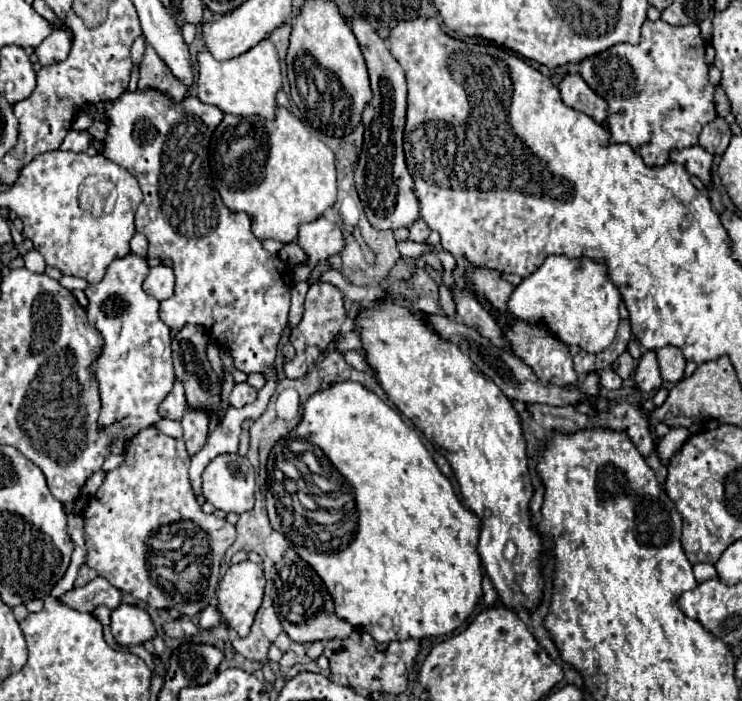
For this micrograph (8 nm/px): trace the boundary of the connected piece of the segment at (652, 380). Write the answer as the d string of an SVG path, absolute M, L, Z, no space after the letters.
M648 350L646 354L642 354L642 358L634 370L634 380L636 380L638 388L644 392L652 392L652 390L660 388L662 376L660 376L660 368L658 368L654 350Z

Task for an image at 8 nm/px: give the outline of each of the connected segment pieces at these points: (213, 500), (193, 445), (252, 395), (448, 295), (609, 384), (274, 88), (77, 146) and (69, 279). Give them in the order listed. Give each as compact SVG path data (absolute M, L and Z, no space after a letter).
M220 454L202 474L202 494L218 510L248 512L254 506L254 468L248 458L238 454Z
M194 408L186 410L186 414L182 418L182 428L184 428L182 440L184 440L190 456L194 456L204 446L204 440L208 438L208 424L210 424L208 412L194 410Z
M248 382L236 384L234 390L232 390L232 394L230 394L230 404L236 406L236 408L240 408L240 406L244 406L244 404L254 402L254 400L256 400L256 394L258 394L258 390L252 388Z
M440 284L440 304L442 304L442 310L446 316L456 316L456 306L454 306L454 300L452 300L452 292L446 284Z
M606 368L606 370L600 372L600 384L606 390L616 390L616 388L622 386L622 378L612 368Z
M264 38L248 52L232 58L232 60L216 60L208 50L198 54L198 98L206 104L218 106L224 114L234 116L262 116L274 120L276 112L276 92L282 88L282 72L274 44Z
M70 130L60 148L62 150L72 150L72 152L84 152L84 150L88 150L90 142L92 142L92 134L88 130L82 130L82 132Z
M63 275L60 278L59 282L60 284L62 284L62 286L64 286L70 291L72 290L84 291L88 286L88 282L85 279L69 275Z

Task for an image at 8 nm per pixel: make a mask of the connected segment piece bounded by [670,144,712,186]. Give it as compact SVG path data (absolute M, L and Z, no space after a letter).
M698 144L692 148L684 148L684 150L672 150L670 152L670 162L678 162L678 164L686 164L684 168L698 176L706 186L710 186L710 166L712 166L712 154L704 152L704 148L700 148Z

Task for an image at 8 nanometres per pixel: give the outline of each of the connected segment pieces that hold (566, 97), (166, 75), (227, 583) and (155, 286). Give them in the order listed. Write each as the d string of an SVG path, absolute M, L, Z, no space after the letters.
M568 74L558 88L560 88L562 100L566 106L588 114L598 124L606 126L608 104L604 104L604 98L596 96L596 92L592 92L592 88L588 88L588 84L584 82L584 78L580 74Z
M146 46L144 58L140 62L140 80L138 90L144 88L156 88L170 96L174 102L180 102L186 98L186 88L178 82L178 78L172 76L170 68L162 62L162 58L156 56L152 46Z
M244 560L232 564L218 584L218 608L228 624L240 636L248 636L254 616L264 596L264 572L260 564Z
M154 266L144 280L144 292L156 300L166 300L174 292L174 272L168 266Z

